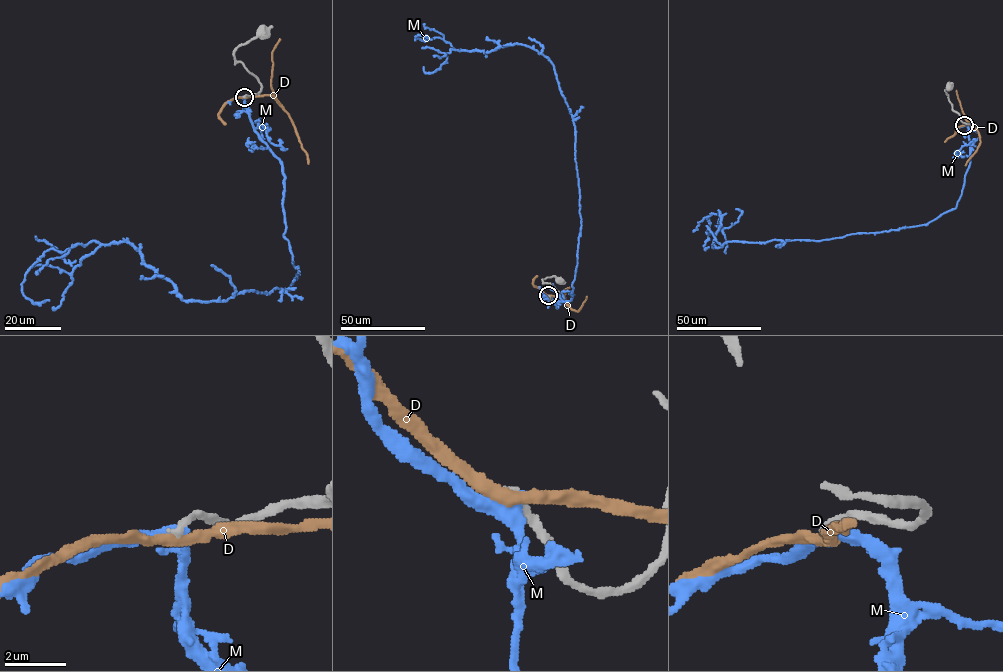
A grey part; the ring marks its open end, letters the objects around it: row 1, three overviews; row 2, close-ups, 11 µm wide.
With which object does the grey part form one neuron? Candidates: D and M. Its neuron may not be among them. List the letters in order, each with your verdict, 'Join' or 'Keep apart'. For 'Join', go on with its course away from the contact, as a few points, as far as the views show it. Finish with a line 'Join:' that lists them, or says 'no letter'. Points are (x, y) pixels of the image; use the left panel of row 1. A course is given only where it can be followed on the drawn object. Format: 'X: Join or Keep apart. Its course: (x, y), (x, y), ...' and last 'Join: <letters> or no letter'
D: Keep apart
M: Keep apart
Join: no letter

